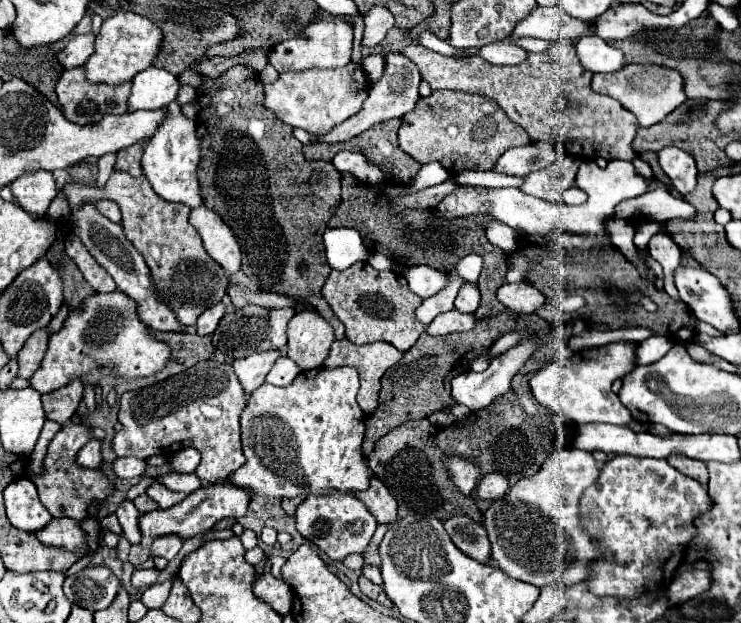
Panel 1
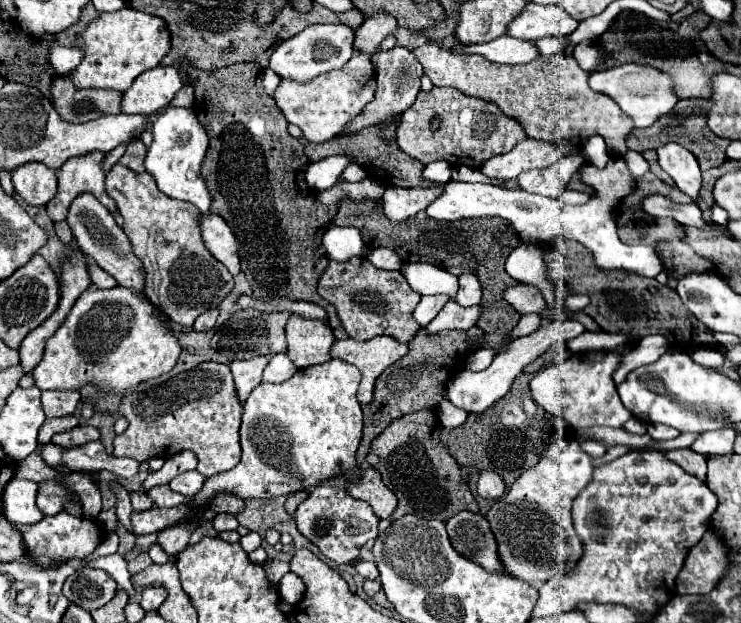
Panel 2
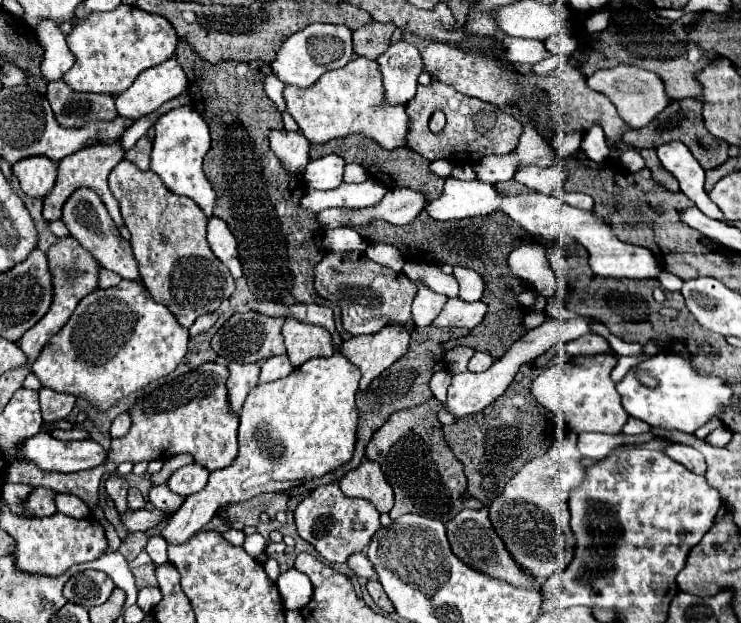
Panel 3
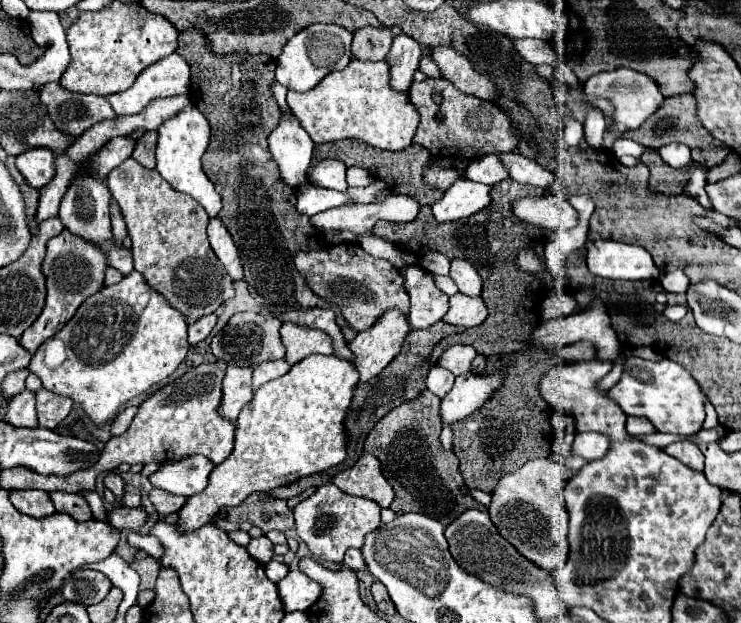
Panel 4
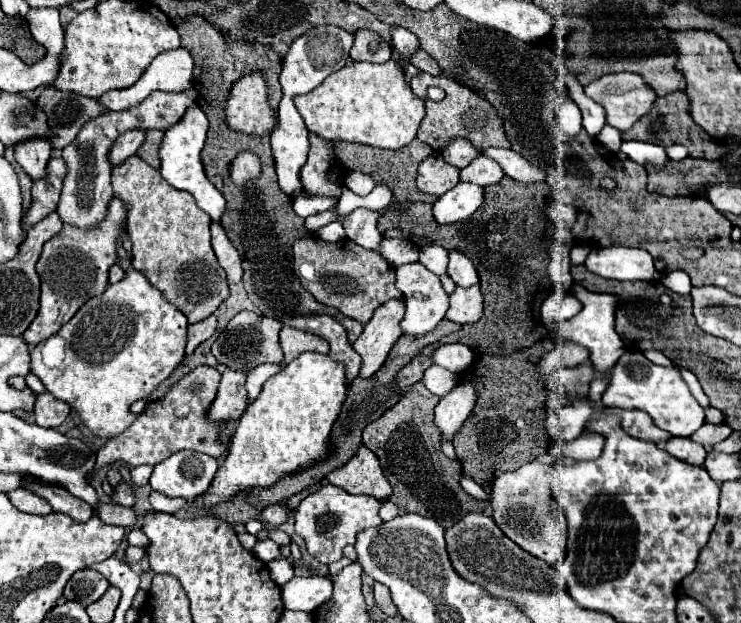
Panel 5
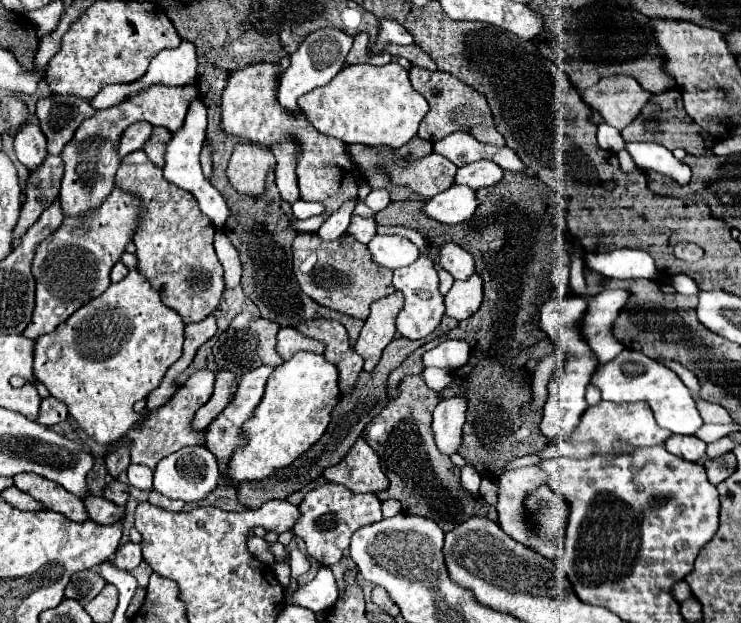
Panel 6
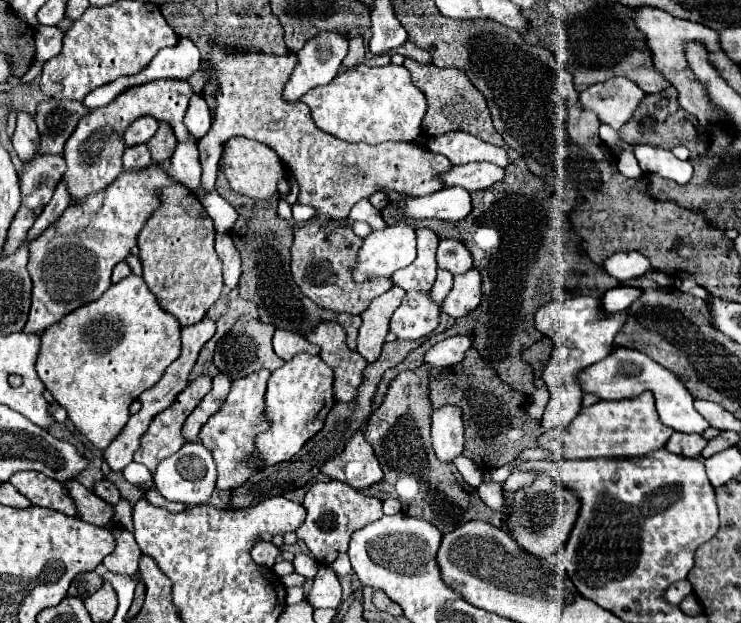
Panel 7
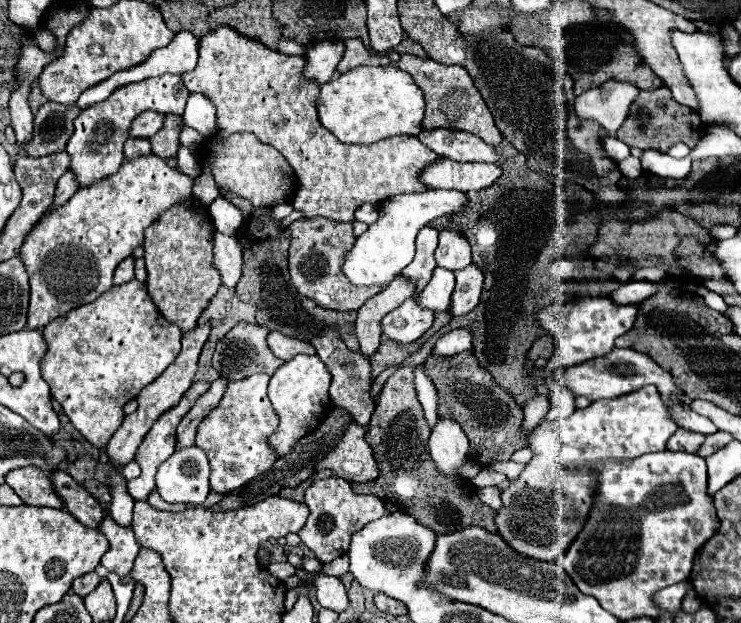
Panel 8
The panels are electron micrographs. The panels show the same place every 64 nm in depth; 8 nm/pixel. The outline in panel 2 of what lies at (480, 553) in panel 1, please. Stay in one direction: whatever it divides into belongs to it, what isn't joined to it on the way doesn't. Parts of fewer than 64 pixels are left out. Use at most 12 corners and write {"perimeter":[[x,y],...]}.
{"perimeter":[[480,512],[446,522],[458,554],[506,574],[496,538]]}

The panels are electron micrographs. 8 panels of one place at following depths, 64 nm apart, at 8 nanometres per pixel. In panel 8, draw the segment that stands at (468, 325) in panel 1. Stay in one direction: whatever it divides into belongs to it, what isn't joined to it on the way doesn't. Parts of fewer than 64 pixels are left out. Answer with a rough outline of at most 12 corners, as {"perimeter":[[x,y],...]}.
{"perimeter":[[476,264],[454,272],[450,314],[480,302],[484,276]]}

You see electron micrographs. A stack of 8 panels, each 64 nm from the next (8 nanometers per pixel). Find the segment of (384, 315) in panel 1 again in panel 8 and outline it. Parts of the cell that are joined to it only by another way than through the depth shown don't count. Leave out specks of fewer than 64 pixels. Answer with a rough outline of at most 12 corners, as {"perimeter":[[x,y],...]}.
{"perimeter":[[300,218],[290,230],[292,284],[322,308],[358,310],[382,290],[340,270],[352,224]]}

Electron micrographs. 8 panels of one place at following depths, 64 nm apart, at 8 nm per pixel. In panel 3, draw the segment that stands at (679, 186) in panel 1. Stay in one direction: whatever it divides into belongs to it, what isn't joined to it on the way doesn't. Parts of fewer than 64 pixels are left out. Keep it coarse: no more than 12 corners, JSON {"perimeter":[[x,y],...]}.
{"perimeter":[[682,142],[656,148],[662,166],[706,216],[722,212],[704,189],[705,170]]}

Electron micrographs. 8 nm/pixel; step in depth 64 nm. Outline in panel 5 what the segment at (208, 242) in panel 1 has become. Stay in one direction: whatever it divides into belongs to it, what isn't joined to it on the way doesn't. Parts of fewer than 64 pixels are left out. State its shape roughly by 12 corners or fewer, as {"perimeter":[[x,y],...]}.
{"perimeter":[[218,222],[212,248],[228,284],[242,280],[242,260]]}

